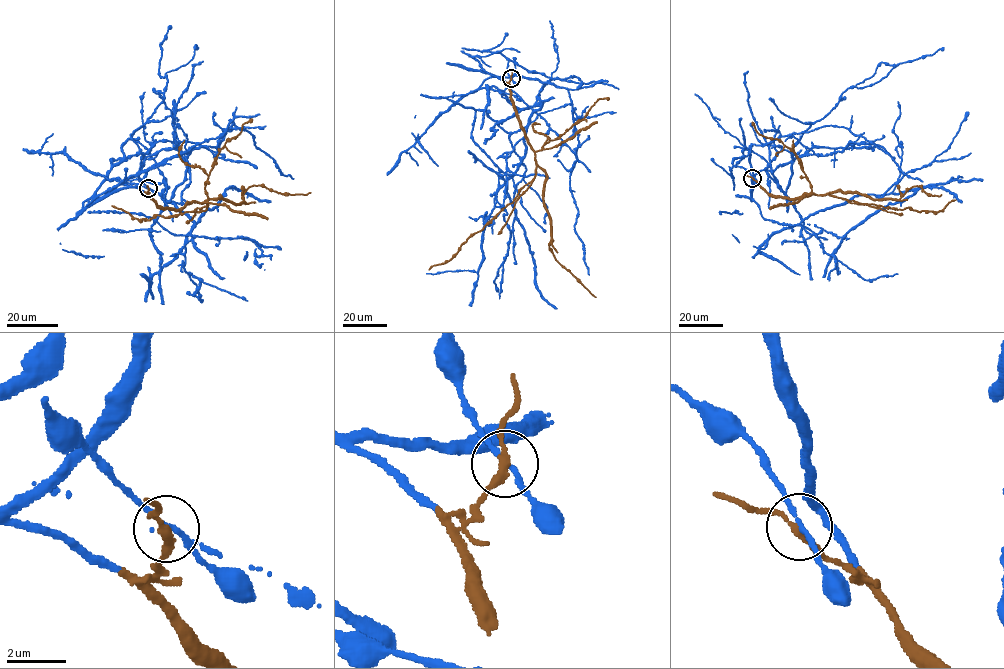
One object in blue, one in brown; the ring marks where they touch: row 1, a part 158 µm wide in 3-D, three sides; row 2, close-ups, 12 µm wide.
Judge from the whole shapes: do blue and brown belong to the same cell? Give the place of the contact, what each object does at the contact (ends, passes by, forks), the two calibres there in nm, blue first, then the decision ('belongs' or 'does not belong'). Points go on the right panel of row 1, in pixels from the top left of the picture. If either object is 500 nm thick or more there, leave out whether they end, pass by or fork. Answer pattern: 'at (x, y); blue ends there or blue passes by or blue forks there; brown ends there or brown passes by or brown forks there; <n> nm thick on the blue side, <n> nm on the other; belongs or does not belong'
at (752, 178); blue passes by; brown passes by; 160 nm thick on the blue side, 240 nm on the other; belongs

